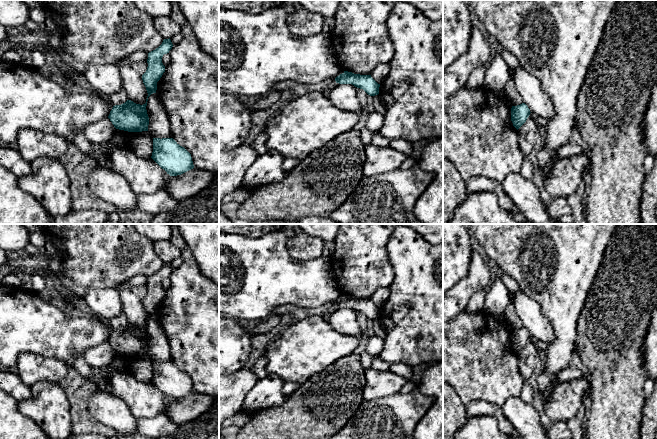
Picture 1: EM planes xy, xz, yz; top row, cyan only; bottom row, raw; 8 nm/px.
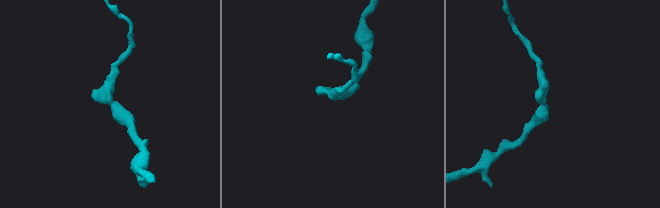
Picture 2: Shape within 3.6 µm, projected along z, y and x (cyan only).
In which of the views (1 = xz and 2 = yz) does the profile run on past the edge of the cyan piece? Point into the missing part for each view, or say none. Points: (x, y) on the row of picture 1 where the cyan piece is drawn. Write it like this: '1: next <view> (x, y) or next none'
1: next none
2: next none

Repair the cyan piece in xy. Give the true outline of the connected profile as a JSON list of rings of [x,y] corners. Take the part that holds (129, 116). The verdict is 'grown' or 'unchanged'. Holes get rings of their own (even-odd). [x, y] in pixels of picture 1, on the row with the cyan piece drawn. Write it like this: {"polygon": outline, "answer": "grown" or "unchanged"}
{"polygon": [[[169,38],[169,39],[164,39],[163,42],[162,42],[162,44],[161,44],[158,48],[156,48],[155,50],[153,50],[153,51],[151,51],[151,52],[148,53],[148,59],[147,59],[148,67],[147,67],[146,72],[142,75],[142,80],[143,80],[143,83],[144,83],[144,85],[145,85],[145,87],[146,87],[146,90],[147,90],[147,93],[148,93],[148,96],[147,96],[147,99],[146,99],[146,103],[143,104],[143,105],[140,105],[140,104],[134,103],[134,102],[131,101],[131,100],[127,100],[125,103],[123,103],[123,104],[121,104],[121,105],[115,105],[115,106],[113,106],[112,110],[110,111],[110,114],[109,114],[108,118],[110,119],[110,121],[112,122],[112,124],[114,125],[114,127],[115,127],[116,129],[124,130],[124,131],[128,131],[128,132],[142,132],[142,131],[148,131],[149,117],[148,117],[147,110],[146,110],[148,97],[149,97],[151,94],[156,93],[156,90],[157,90],[157,82],[160,80],[160,78],[162,77],[163,73],[165,72],[165,66],[164,66],[163,63],[162,63],[162,57],[163,57],[164,54],[169,53],[169,51],[172,49],[172,47],[173,47],[173,44],[172,44],[170,38]]], "answer": "unchanged"}

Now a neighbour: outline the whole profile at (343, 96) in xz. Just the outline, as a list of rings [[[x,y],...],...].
[[[339,84],[331,88],[327,97],[341,110],[350,112],[361,112],[361,104],[356,95],[356,87],[352,84]]]

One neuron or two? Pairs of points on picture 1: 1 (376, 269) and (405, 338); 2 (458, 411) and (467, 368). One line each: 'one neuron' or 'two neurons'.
1: two neurons
2: two neurons

